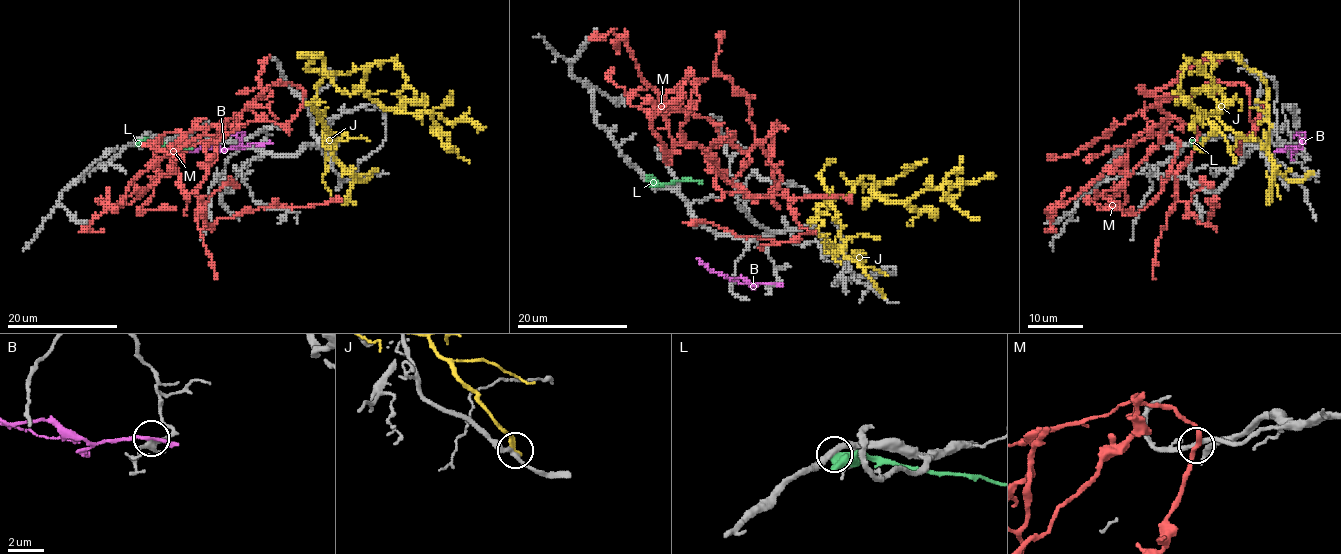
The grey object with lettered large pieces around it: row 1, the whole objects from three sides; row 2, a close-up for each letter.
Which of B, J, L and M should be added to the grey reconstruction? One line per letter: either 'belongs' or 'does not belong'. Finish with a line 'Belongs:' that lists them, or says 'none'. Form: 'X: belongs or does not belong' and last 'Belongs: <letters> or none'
B: does not belong
J: does not belong
L: does not belong
M: belongs
Belongs: M

